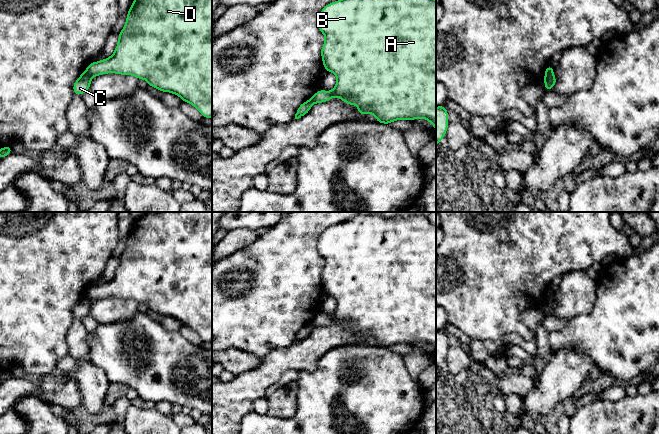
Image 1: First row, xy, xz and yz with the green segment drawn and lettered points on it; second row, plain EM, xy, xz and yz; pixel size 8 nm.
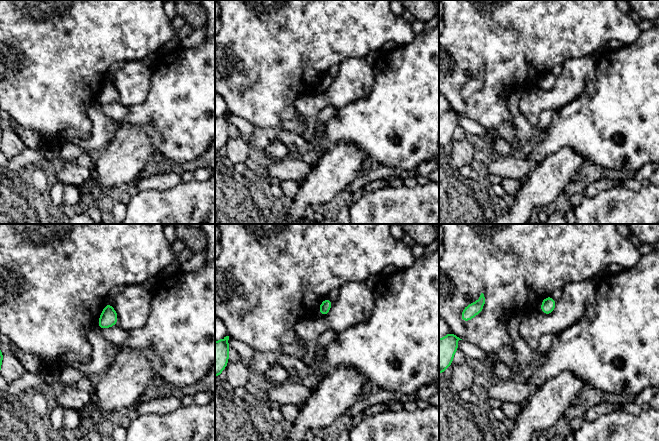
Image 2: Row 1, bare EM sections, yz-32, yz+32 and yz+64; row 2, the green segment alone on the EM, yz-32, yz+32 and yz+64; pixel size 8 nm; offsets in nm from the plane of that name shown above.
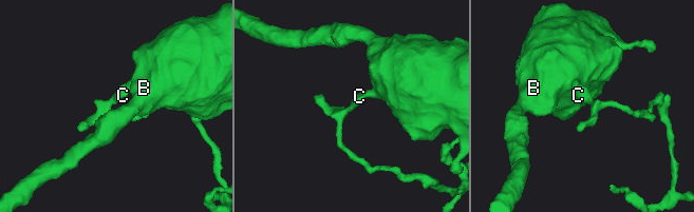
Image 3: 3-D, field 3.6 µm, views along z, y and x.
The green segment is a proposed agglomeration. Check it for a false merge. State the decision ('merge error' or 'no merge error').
merge error

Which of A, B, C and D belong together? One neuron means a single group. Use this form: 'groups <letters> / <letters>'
groups A B D / C

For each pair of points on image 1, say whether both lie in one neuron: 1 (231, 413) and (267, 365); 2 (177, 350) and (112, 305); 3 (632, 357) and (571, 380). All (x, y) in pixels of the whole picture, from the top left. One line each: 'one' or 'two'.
1: one
2: two
3: two

